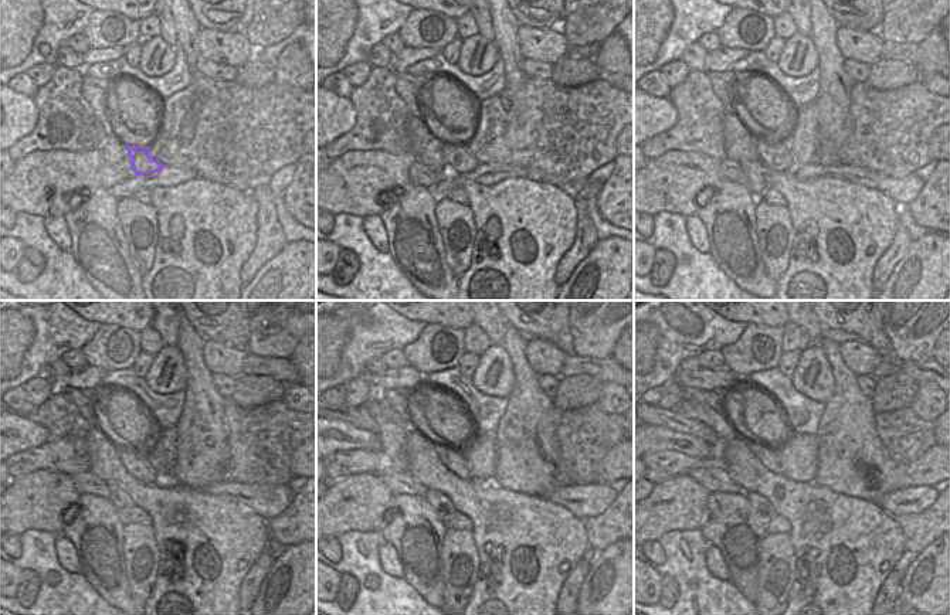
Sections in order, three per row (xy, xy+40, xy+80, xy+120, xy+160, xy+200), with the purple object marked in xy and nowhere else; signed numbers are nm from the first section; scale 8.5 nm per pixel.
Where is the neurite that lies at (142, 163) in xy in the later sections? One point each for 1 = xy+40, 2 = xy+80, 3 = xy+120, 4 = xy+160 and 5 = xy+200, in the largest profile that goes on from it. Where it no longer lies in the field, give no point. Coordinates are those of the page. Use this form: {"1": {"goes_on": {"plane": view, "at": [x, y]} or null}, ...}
{"1": {"goes_on": {"plane": "xy+40", "at": [458, 158]}}, "2": {"goes_on": {"plane": "xy+80", "at": [774, 153]}}, "3": {"goes_on": {"plane": "xy+120", "at": [135, 461]}}, "4": {"goes_on": {"plane": "xy+160", "at": [451, 458]}}, "5": {"goes_on": {"plane": "xy+200", "at": [692, 405]}}}

